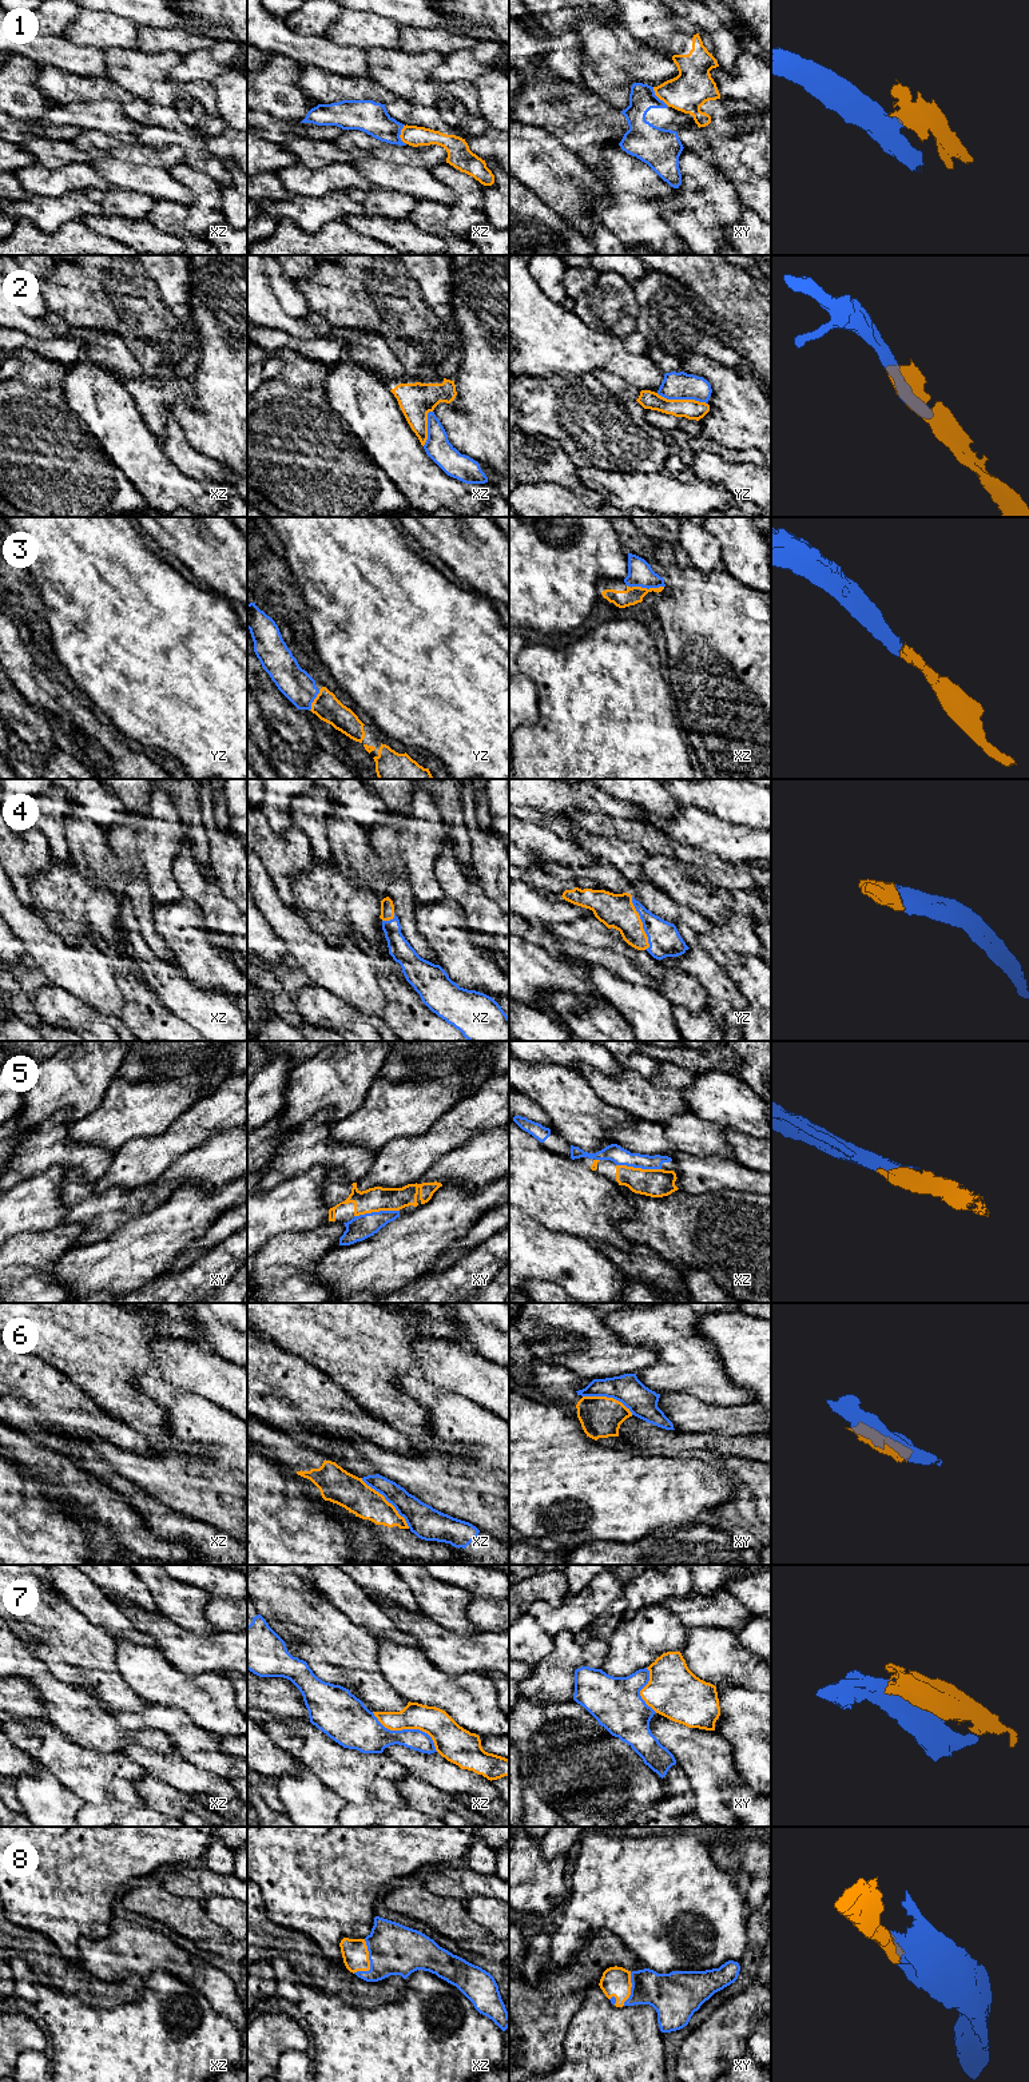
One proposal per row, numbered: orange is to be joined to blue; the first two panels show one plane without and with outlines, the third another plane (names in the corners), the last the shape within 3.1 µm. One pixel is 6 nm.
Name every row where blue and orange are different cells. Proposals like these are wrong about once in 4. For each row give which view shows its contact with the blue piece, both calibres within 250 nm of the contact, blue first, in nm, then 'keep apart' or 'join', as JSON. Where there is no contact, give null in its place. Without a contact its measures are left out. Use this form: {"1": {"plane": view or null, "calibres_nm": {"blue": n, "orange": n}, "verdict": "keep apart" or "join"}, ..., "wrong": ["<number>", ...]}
{"1": {"plane": "xy", "calibres_nm": {"blue": 190, "orange": 240}, "verdict": "keep apart"}, "2": {"plane": "yz", "calibres_nm": {"blue": 160, "orange": 120}, "verdict": "keep apart"}, "3": {"plane": "xz", "calibres_nm": {"blue": 150, "orange": 110}, "verdict": "join"}, "4": {"plane": "yz", "calibres_nm": {"blue": 190, "orange": 200}, "verdict": "join"}, "5": {"plane": "xy", "calibres_nm": {"blue": 150, "orange": 150}, "verdict": "join"}, "6": {"plane": "xz", "calibres_nm": {"blue": 190, "orange": 200}, "verdict": "keep apart"}, "7": {"plane": "xz", "calibres_nm": {"blue": 220, "orange": 190}, "verdict": "keep apart"}, "8": {"plane": "xz", "calibres_nm": {"blue": 300, "orange": 160}, "verdict": "join"}, "wrong": ["1", "2", "6", "7"]}

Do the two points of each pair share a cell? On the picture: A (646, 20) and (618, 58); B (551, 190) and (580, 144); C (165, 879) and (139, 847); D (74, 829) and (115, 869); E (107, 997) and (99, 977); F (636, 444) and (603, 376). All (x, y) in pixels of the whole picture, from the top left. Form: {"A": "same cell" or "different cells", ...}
{"A": "different cells", "B": "different cells", "C": "same cell", "D": "same cell", "E": "same cell", "F": "different cells"}

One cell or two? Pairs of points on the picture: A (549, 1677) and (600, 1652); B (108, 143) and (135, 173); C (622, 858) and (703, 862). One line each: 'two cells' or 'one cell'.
A: one cell
B: two cells
C: two cells

